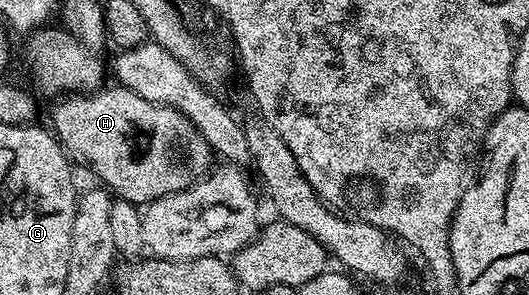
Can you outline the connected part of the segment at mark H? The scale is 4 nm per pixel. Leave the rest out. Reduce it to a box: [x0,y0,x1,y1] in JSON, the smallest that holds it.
[50,86,214,205]

